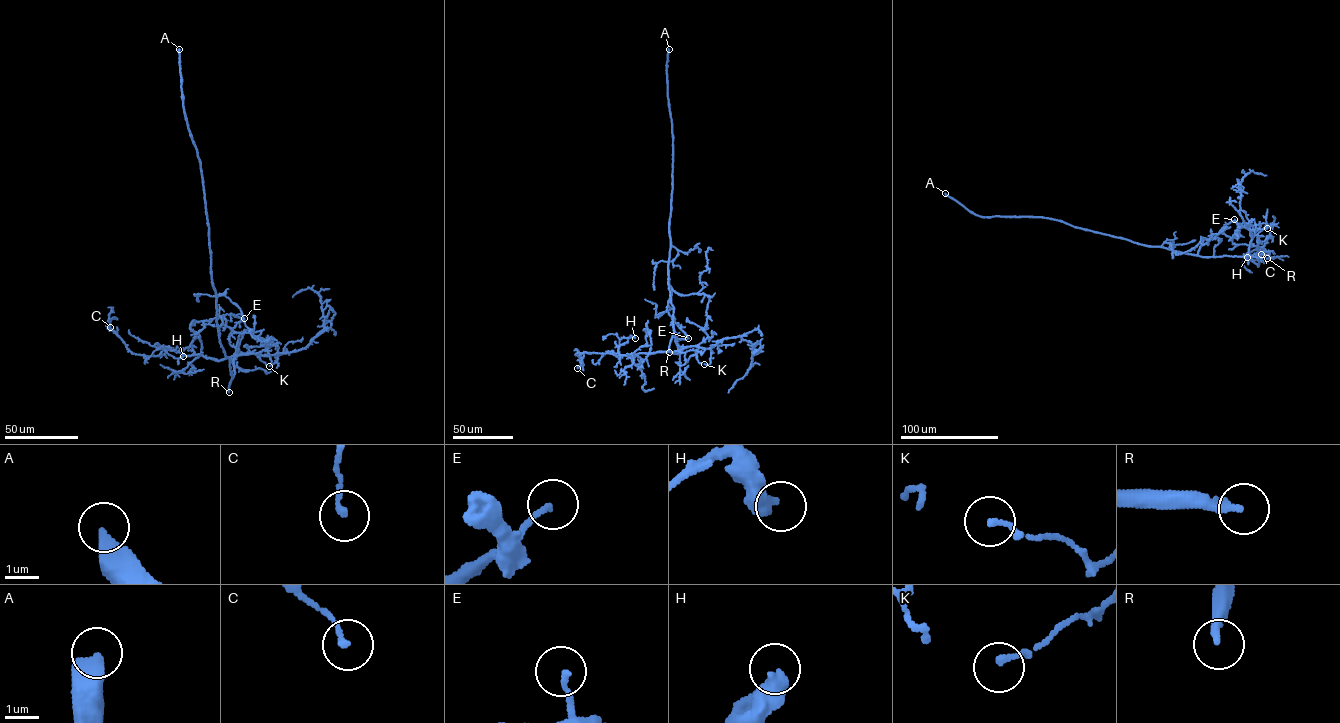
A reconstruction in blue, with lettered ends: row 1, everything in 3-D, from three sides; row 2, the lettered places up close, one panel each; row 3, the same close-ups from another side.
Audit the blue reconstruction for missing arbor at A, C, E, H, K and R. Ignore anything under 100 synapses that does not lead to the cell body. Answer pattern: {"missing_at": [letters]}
{"missing_at": ["A", "R"]}

